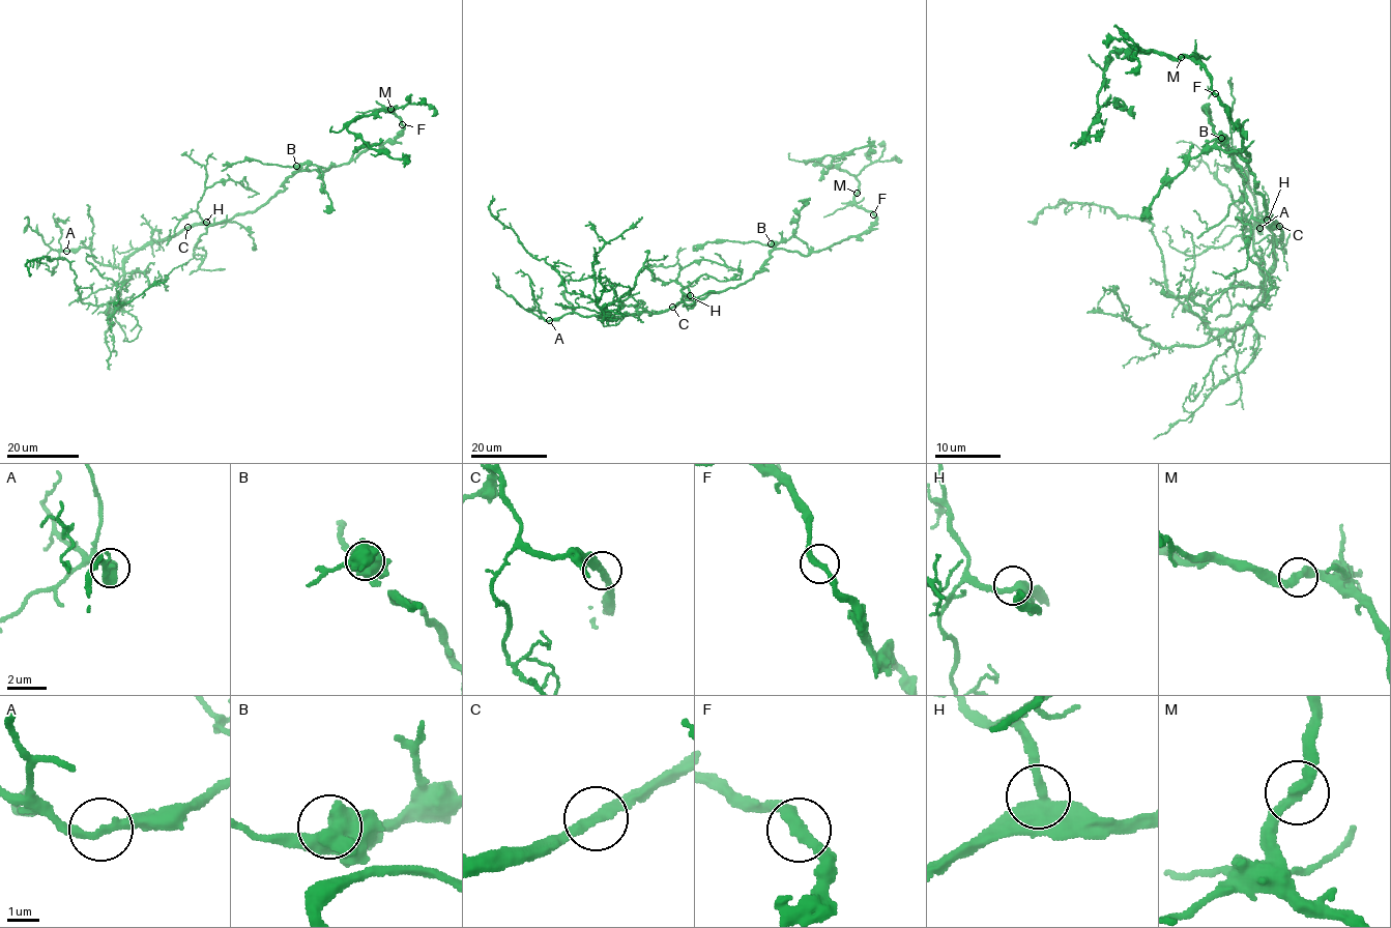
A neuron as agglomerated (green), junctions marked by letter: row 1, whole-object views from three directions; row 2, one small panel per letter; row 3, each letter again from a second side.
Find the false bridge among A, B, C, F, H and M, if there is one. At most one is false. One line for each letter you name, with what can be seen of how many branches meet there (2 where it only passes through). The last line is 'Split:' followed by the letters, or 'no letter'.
Split: no letter

